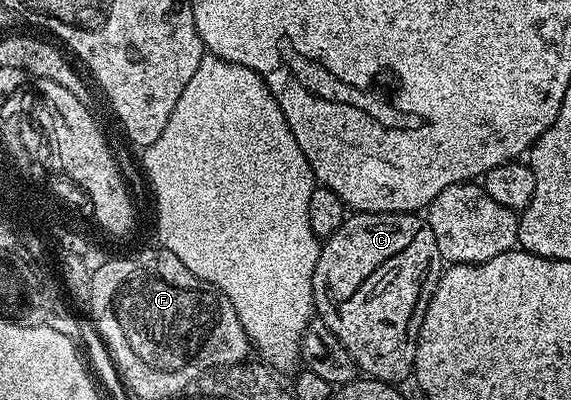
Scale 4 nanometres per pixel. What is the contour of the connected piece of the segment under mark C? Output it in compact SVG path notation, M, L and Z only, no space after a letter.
M357 212L351 215L348 215L347 219L343 221L343 224L334 232L332 236L326 237L322 241L321 247L318 249L317 255L315 257L315 273L313 274L313 298L315 299L315 312L317 313L318 319L322 320L323 325L326 326L334 336L336 336L341 342L341 346L345 346L345 350L349 350L349 354L353 358L356 369L364 377L370 378L372 380L383 380L386 384L395 384L400 382L412 375L415 370L415 355L417 354L417 342L415 341L419 337L419 327L423 321L423 310L424 306L431 301L431 296L435 292L435 287L439 281L440 276L443 274L443 269L445 267L445 261L443 255L437 250L437 238L433 238L433 230L429 230L426 219L422 215L412 214L410 212Z

